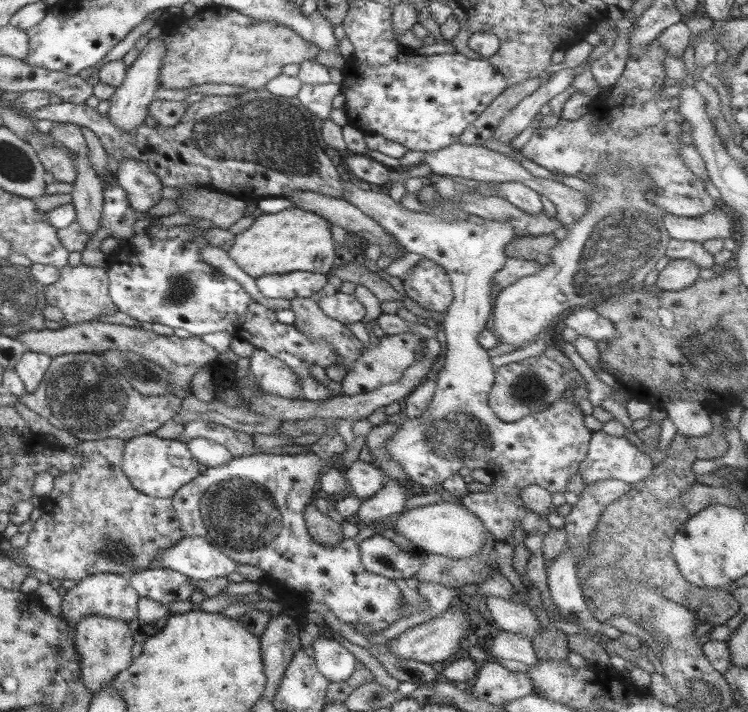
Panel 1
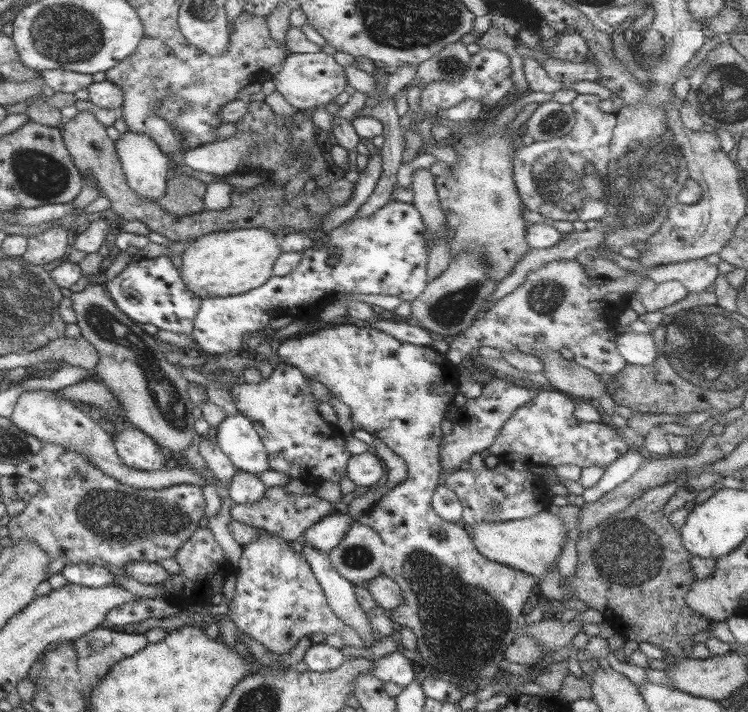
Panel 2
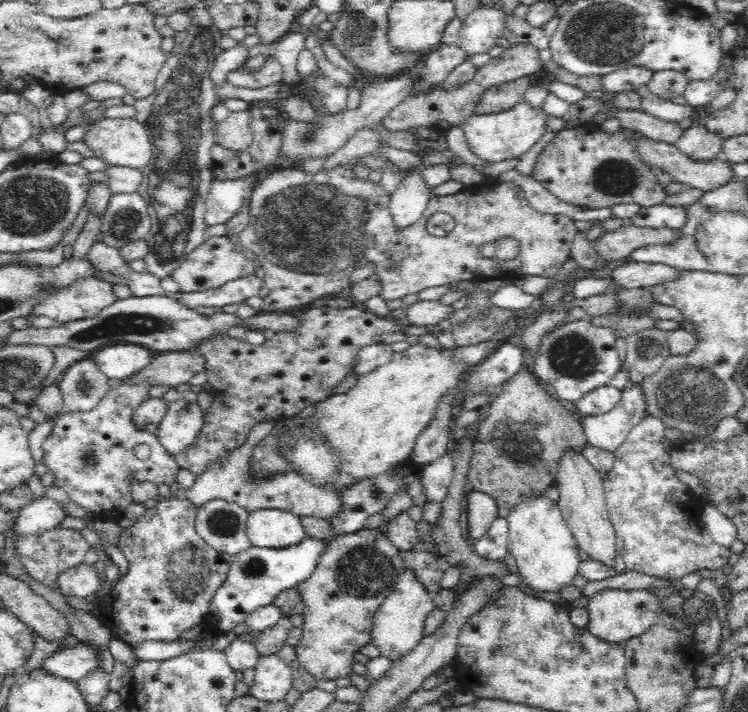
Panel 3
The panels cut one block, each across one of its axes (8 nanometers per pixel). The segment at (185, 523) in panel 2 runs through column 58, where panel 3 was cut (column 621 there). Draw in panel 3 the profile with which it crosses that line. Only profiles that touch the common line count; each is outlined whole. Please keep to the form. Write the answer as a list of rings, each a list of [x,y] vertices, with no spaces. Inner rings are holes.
[[[648,414],[634,426],[626,441],[613,453],[613,468],[608,473],[608,478],[603,480],[603,490],[616,536],[616,552],[622,557],[626,570],[675,580],[704,569],[721,569],[724,564],[729,563],[731,550],[713,541],[712,535],[705,529],[706,524],[699,516],[710,503],[699,499],[675,476],[675,470],[671,466],[672,450],[664,443],[664,430],[664,423]]]

